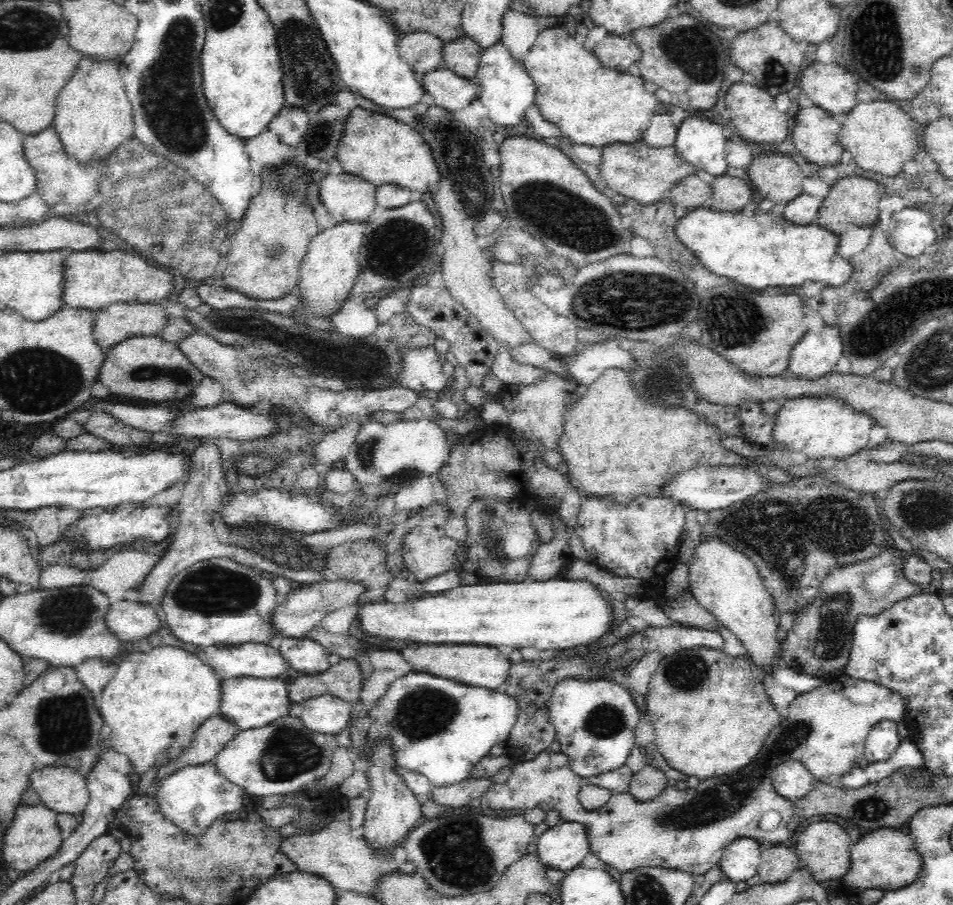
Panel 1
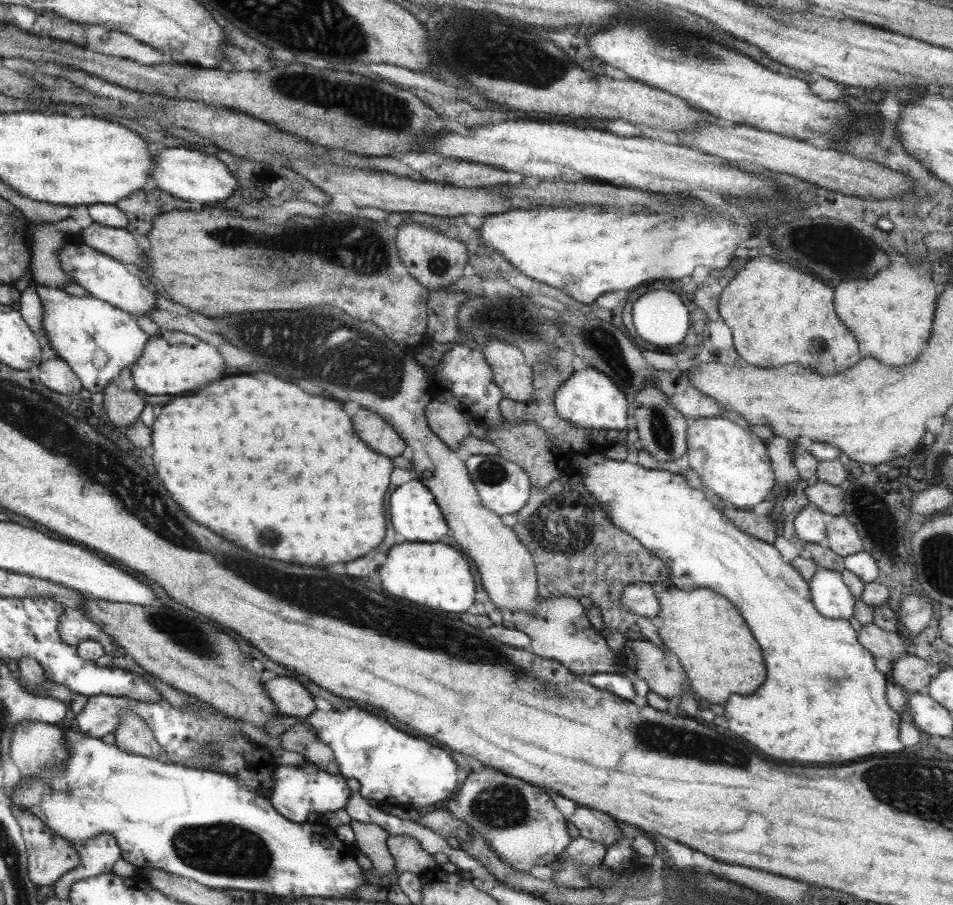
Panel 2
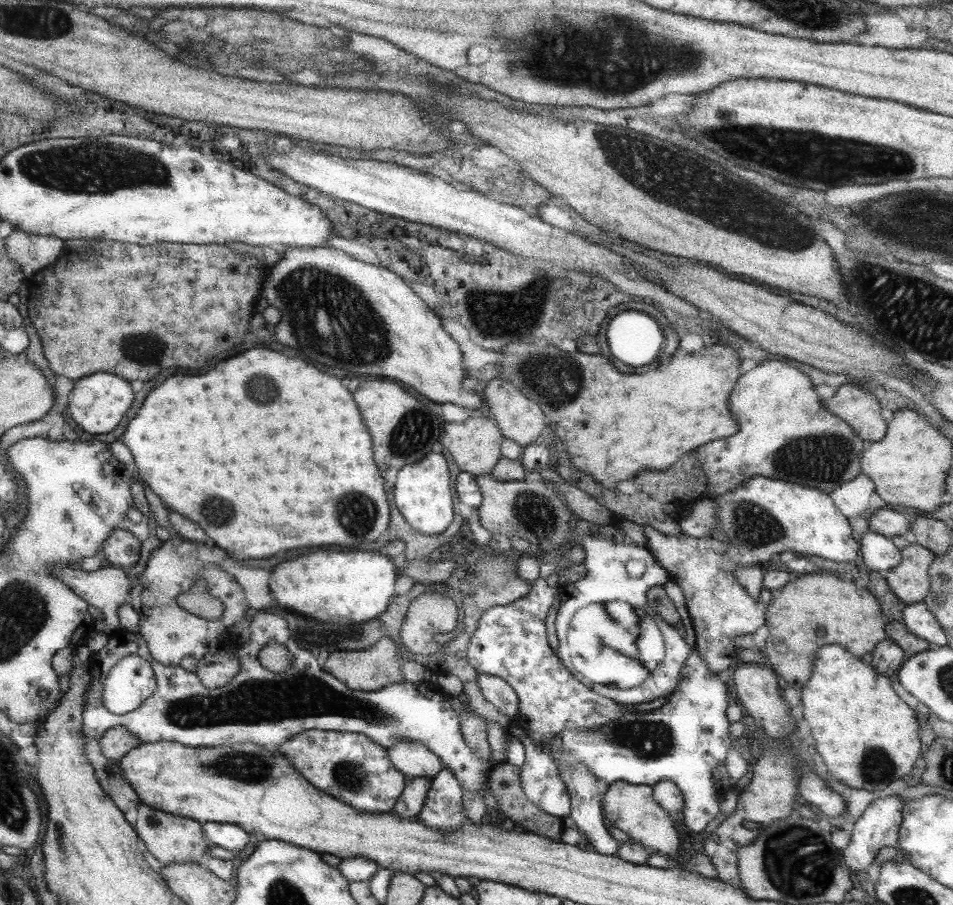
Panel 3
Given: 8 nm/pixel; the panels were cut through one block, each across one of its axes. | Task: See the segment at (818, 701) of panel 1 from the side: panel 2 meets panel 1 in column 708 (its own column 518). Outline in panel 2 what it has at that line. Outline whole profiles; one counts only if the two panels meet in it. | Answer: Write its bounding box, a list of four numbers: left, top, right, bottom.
[445,768,569,872]

